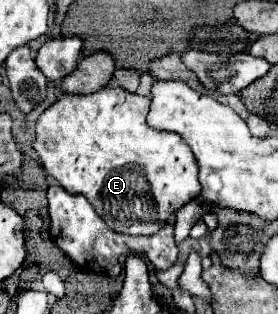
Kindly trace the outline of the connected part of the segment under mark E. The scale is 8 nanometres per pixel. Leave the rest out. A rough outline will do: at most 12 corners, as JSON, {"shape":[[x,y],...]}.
{"shape":[[124,88],[62,94],[34,150],[108,228],[200,194],[192,150]]}

